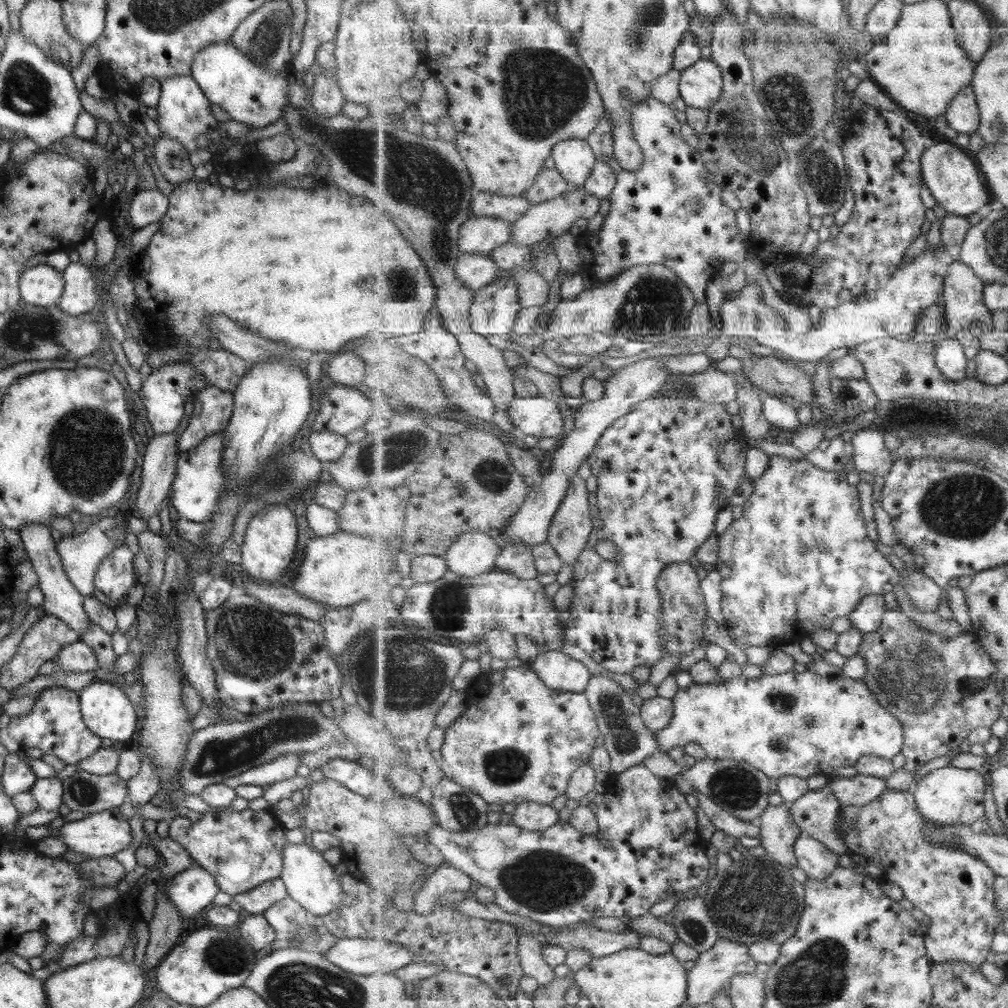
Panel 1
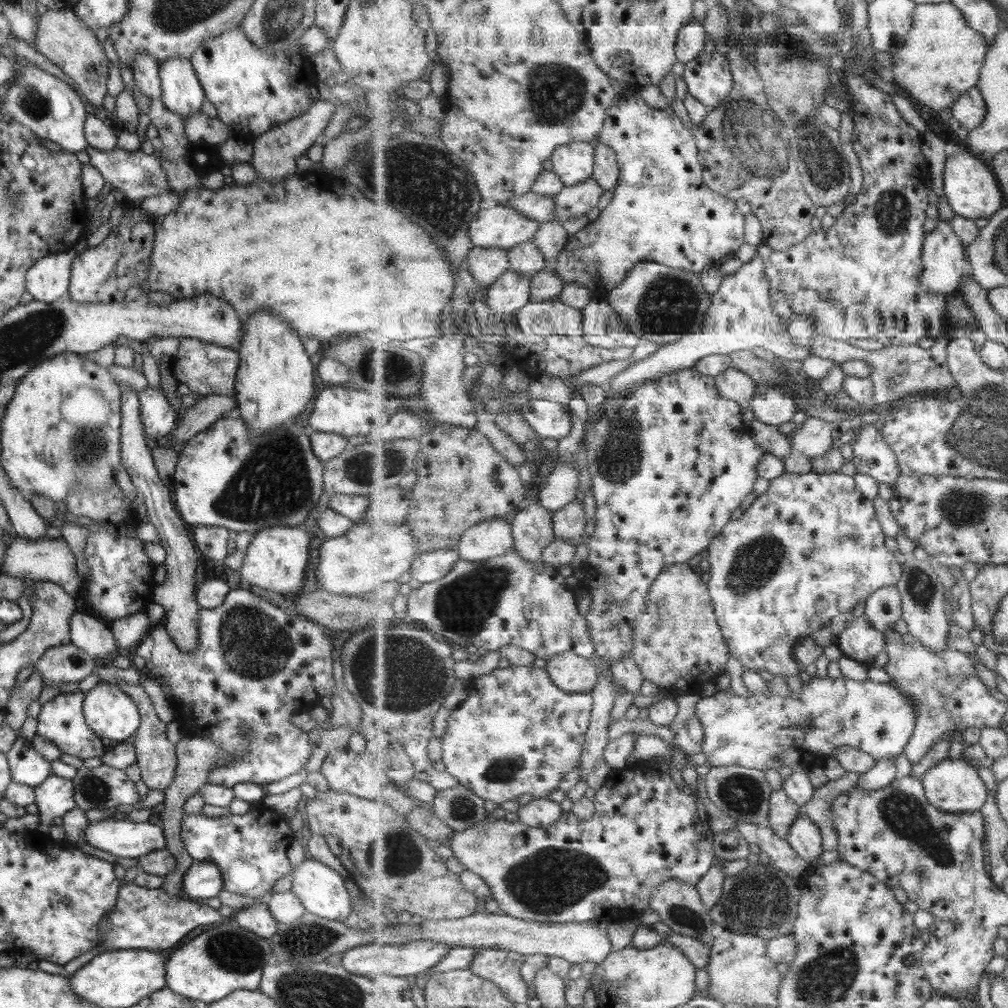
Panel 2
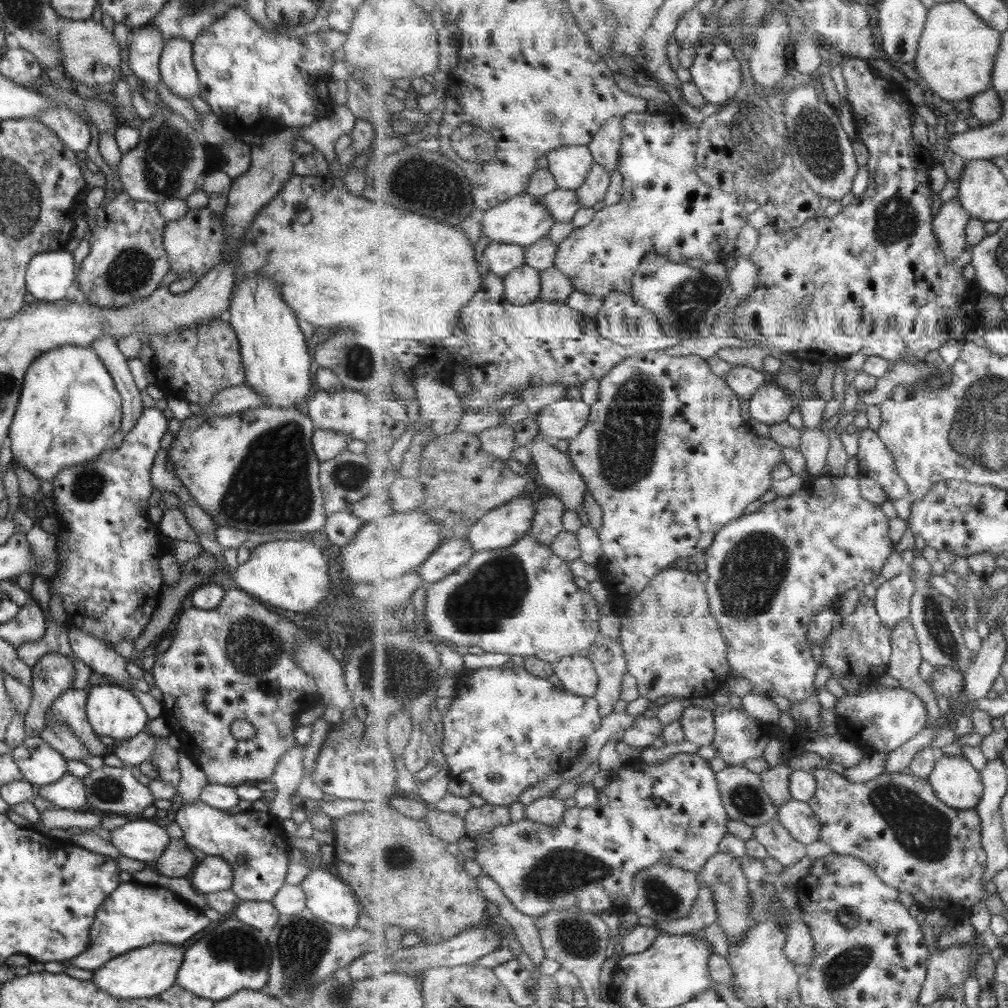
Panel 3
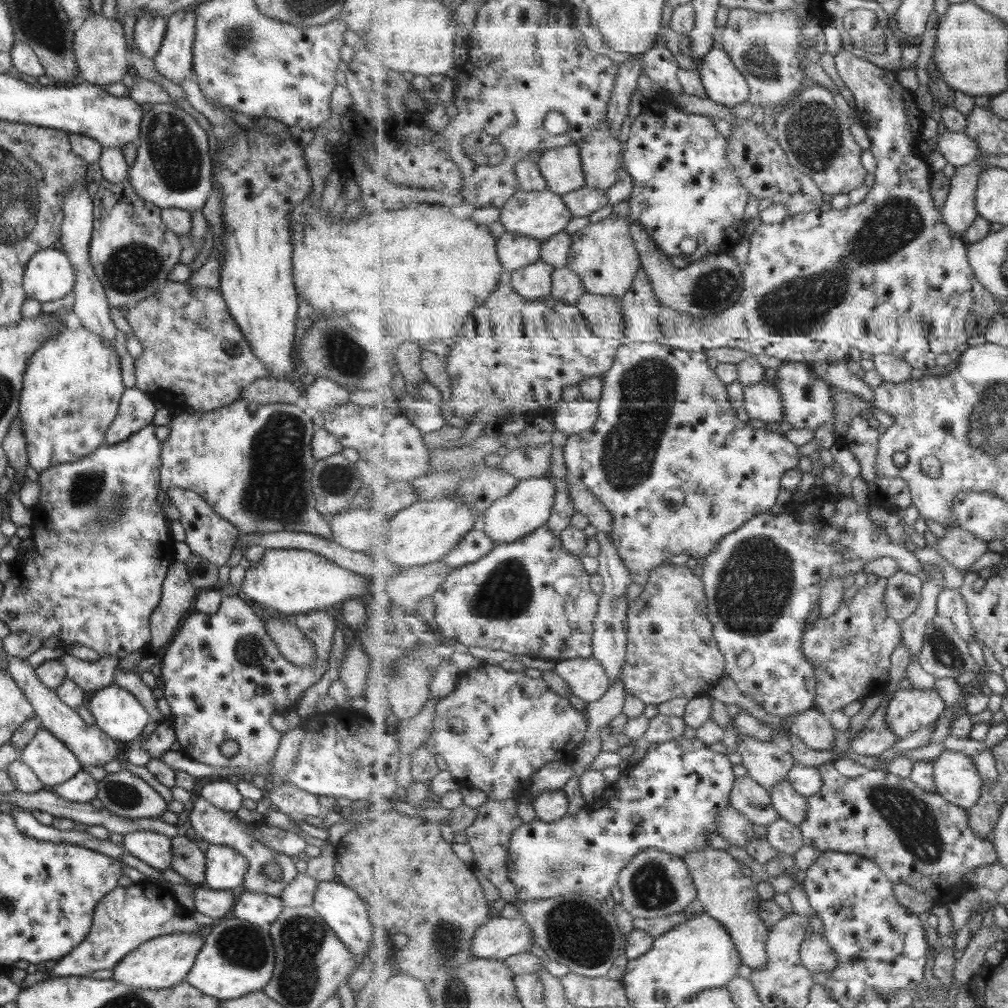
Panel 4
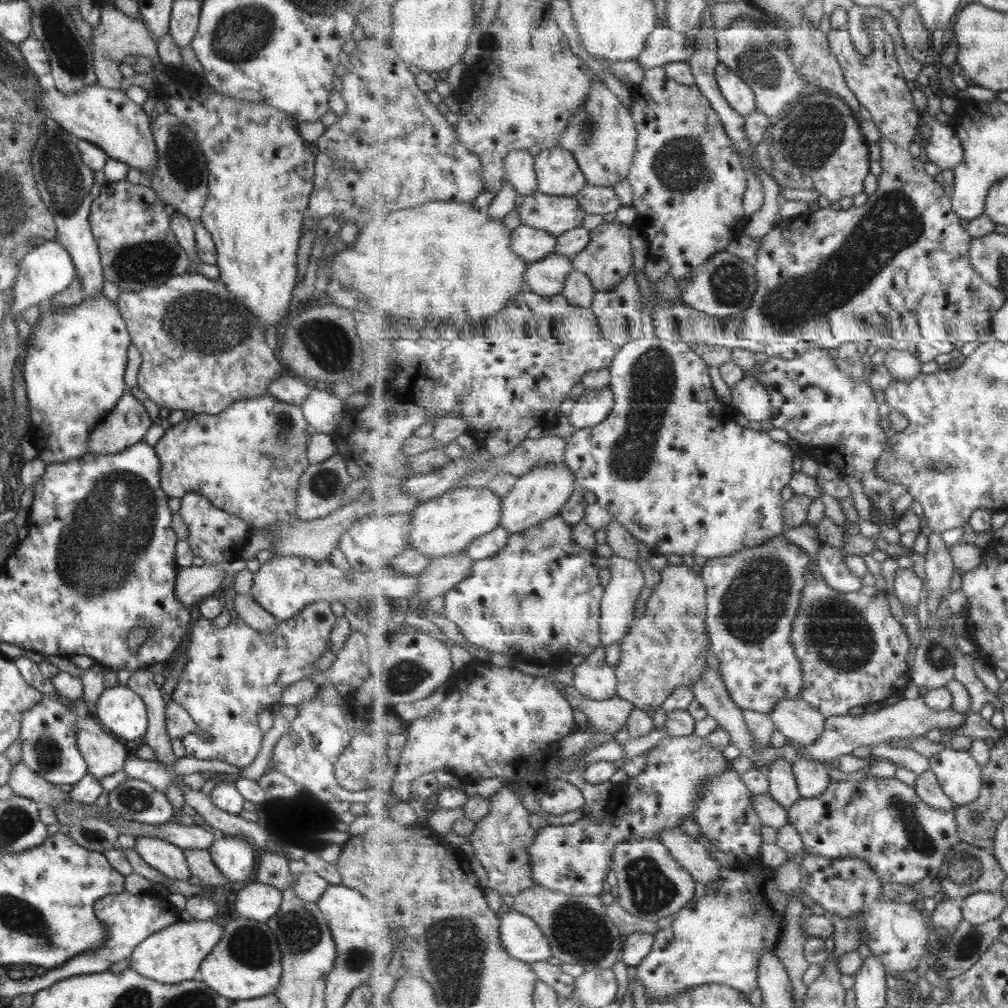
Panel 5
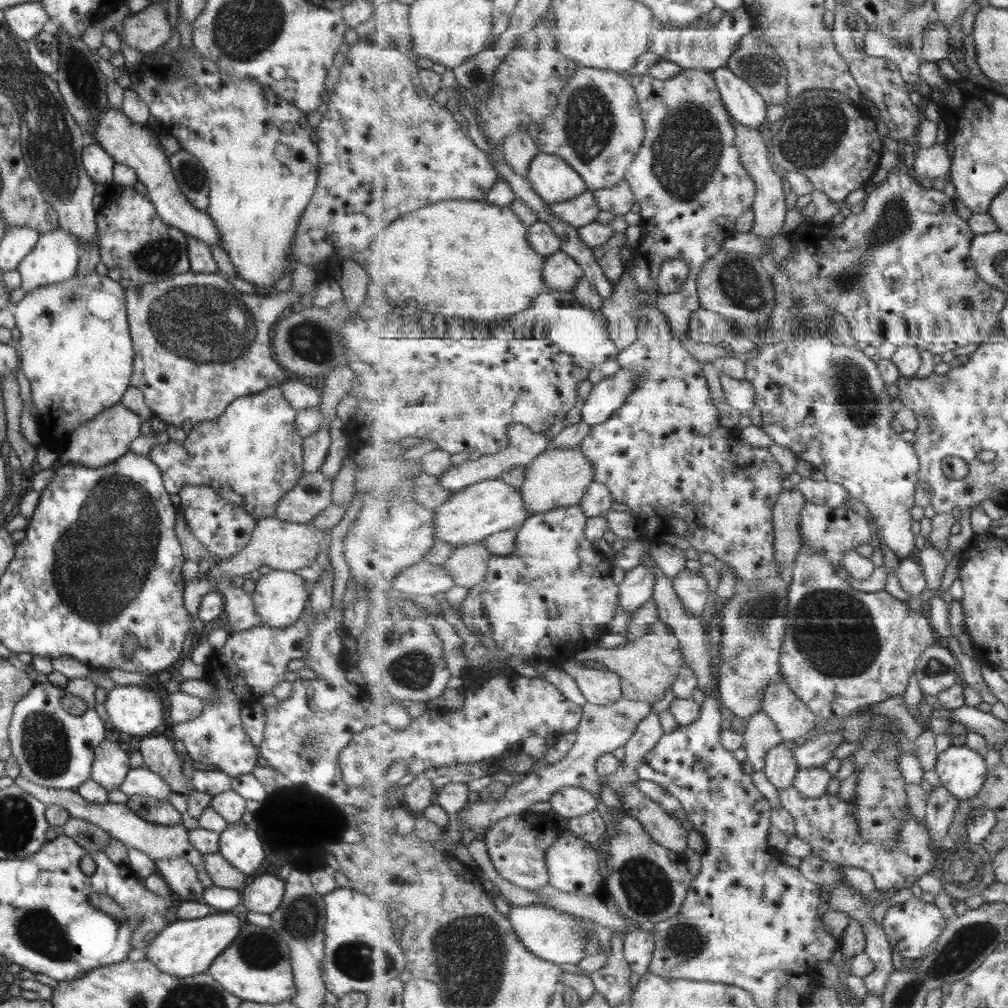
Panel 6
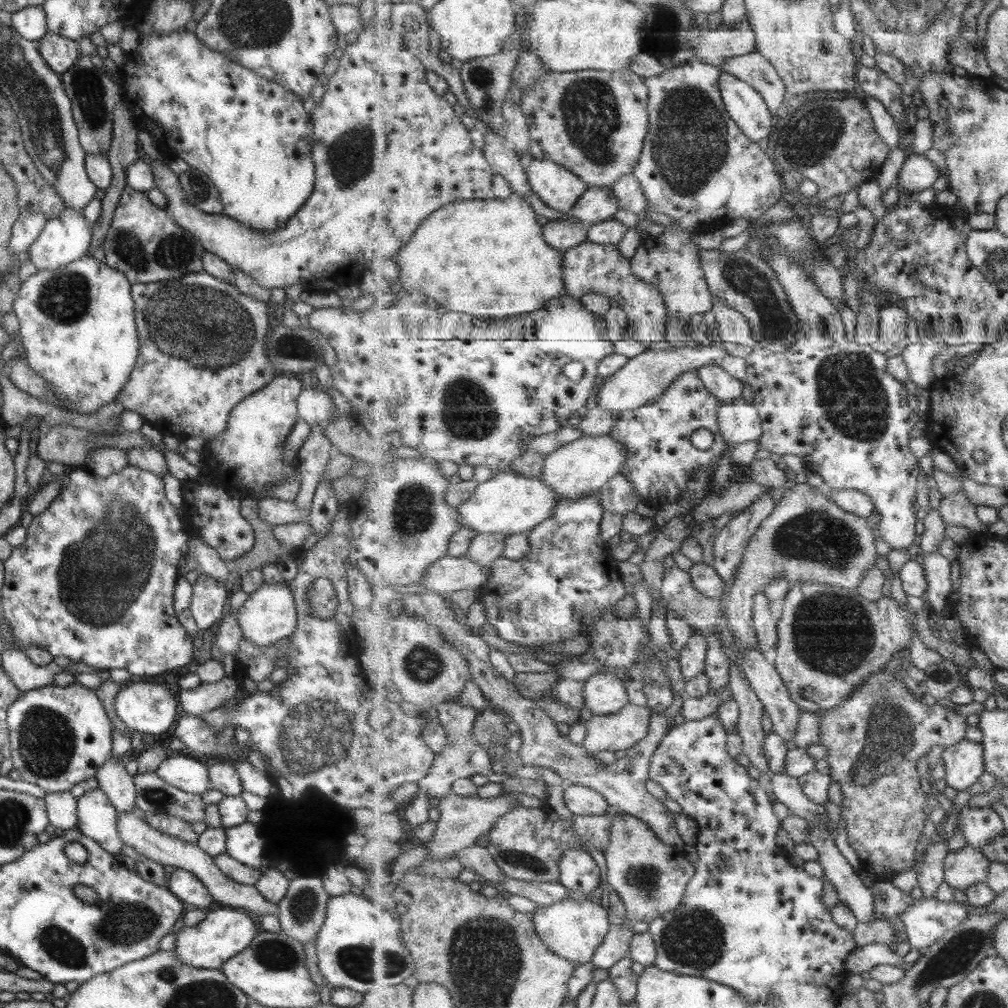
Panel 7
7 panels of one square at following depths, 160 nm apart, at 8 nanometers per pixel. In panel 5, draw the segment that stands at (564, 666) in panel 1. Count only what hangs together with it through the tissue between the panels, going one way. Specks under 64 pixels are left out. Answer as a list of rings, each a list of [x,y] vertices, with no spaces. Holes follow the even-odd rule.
[[[597,648],[574,668],[573,685],[587,698],[607,700],[618,694],[616,667],[605,661],[605,650]]]

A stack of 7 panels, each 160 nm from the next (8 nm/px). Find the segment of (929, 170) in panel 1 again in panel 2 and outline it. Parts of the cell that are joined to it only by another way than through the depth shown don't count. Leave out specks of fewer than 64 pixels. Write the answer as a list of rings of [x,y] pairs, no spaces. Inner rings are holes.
[[[961,152],[946,158],[943,173],[943,190],[944,195],[947,197],[948,205],[953,208],[956,214],[970,219],[989,219],[999,209],[1003,209],[1007,203],[995,171],[991,172],[991,168],[987,164],[983,164],[979,160],[979,156],[973,155],[972,152]]]

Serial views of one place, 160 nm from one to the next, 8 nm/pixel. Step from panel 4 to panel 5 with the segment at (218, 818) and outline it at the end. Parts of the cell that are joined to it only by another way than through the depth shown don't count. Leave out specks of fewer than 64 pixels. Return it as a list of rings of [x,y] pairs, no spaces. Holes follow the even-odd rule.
[[[261,851],[255,870],[255,882],[273,886],[283,892],[294,882],[288,860],[269,851]]]

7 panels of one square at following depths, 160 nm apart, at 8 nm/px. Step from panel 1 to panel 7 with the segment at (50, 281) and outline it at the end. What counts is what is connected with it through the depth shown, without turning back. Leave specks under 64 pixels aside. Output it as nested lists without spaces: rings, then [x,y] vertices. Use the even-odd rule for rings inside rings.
[[[67,208],[55,218],[45,221],[38,237],[27,250],[29,262],[36,270],[55,270],[87,254],[90,246],[90,227],[81,211]]]

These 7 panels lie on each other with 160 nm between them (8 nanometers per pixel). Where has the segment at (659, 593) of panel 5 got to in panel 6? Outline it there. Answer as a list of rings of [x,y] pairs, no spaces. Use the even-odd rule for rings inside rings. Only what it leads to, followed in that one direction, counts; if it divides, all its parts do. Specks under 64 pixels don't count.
[[[686,569],[673,580],[673,583],[685,608],[691,614],[700,617],[707,606],[707,594],[709,594],[707,580],[699,572]],[[659,619],[652,624],[649,634],[635,641],[628,641],[623,646],[605,650],[591,645],[581,650],[575,659],[580,664],[596,664],[602,668],[615,671],[621,677],[624,696],[653,704],[665,696],[665,692],[672,688],[680,670],[686,666],[686,660],[681,652],[680,641],[675,637],[669,623]]]

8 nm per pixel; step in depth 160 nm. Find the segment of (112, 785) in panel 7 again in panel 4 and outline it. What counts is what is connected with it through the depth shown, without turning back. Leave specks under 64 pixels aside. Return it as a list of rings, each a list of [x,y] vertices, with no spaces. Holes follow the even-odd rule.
[[[1,652],[1,658],[7,662],[6,672],[24,694],[25,700],[32,706],[32,711],[38,717],[40,726],[60,740],[79,761],[81,767],[98,766],[102,768],[106,762],[117,758],[117,744],[114,740],[102,733],[94,724],[87,725],[73,709],[60,701],[55,691],[43,686],[36,677],[34,668],[27,663],[26,659],[15,658],[3,652]]]

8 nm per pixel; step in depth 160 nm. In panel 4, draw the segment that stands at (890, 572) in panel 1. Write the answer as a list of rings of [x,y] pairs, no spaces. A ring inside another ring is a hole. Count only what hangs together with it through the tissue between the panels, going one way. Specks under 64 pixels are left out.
[[[853,496],[837,499],[836,502],[827,502],[827,500],[823,500],[821,504],[817,504],[817,508],[813,508],[811,512],[805,512],[808,506],[803,506],[805,503],[800,503],[797,504],[795,508],[789,508],[789,510],[787,510],[787,512],[785,511],[783,514],[773,515],[767,513],[753,517],[753,520],[749,521],[747,525],[741,526],[741,529],[735,530],[733,534],[729,534],[728,537],[725,537],[724,540],[720,542],[720,545],[709,553],[702,569],[699,571],[708,598],[708,615],[710,621],[713,623],[713,634],[715,640],[717,640],[719,650],[723,652],[726,658],[725,673],[736,683],[736,686],[744,696],[756,702],[765,709],[767,713],[771,714],[771,716],[777,715],[783,717],[791,716],[791,714],[799,714],[811,708],[813,702],[816,702],[816,670],[814,669],[813,663],[809,662],[809,659],[805,656],[803,641],[805,628],[808,626],[805,620],[807,620],[809,614],[813,612],[815,603],[819,603],[822,586],[827,585],[835,575],[839,575],[839,577],[855,575],[857,572],[861,571],[866,564],[881,557],[895,558],[899,564],[900,571],[908,571],[909,574],[916,575],[924,580],[924,583],[929,581],[930,573],[926,573],[925,570],[923,570],[921,562],[915,558],[913,551],[910,551],[905,545],[891,542],[886,530],[871,520],[867,506],[857,504],[857,500],[853,500]],[[945,587],[944,591],[940,592],[938,614],[951,618],[957,628],[957,634],[967,643],[973,640],[973,635],[976,633],[968,611],[968,604],[960,589]]]

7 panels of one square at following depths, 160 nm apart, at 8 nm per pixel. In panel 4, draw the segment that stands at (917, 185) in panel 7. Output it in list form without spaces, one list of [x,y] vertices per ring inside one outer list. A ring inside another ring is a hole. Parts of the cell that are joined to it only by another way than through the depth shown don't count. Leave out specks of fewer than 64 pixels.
[[[948,130],[939,136],[936,150],[955,168],[976,161],[980,154],[977,141],[965,133]]]

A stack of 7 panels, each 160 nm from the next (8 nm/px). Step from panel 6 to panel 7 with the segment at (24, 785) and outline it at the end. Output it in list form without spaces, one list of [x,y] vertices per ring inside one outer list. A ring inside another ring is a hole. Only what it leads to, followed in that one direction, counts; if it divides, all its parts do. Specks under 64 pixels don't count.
[[[131,811],[117,813],[115,830],[122,843],[125,846],[129,846],[129,848],[133,848],[137,854],[142,854],[145,858],[153,860],[157,864],[167,864],[167,866],[174,866],[193,874],[199,882],[202,882],[202,885],[207,889],[213,901],[227,908],[242,910],[252,916],[257,916],[258,914],[273,914],[278,916],[277,904],[267,902],[258,893],[258,890],[255,890],[254,886],[241,884],[227,878],[215,866],[212,856],[201,850],[196,843],[191,844],[190,842],[155,830],[144,820],[134,816]]]

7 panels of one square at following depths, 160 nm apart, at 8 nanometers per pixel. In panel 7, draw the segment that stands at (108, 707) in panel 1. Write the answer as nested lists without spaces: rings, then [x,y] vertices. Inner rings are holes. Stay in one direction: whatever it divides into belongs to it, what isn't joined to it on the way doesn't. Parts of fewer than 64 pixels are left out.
[[[135,682],[119,689],[114,696],[113,708],[127,730],[137,730],[137,732],[155,736],[155,734],[165,732],[175,720],[177,703],[171,694],[172,691],[166,686],[153,682]]]

